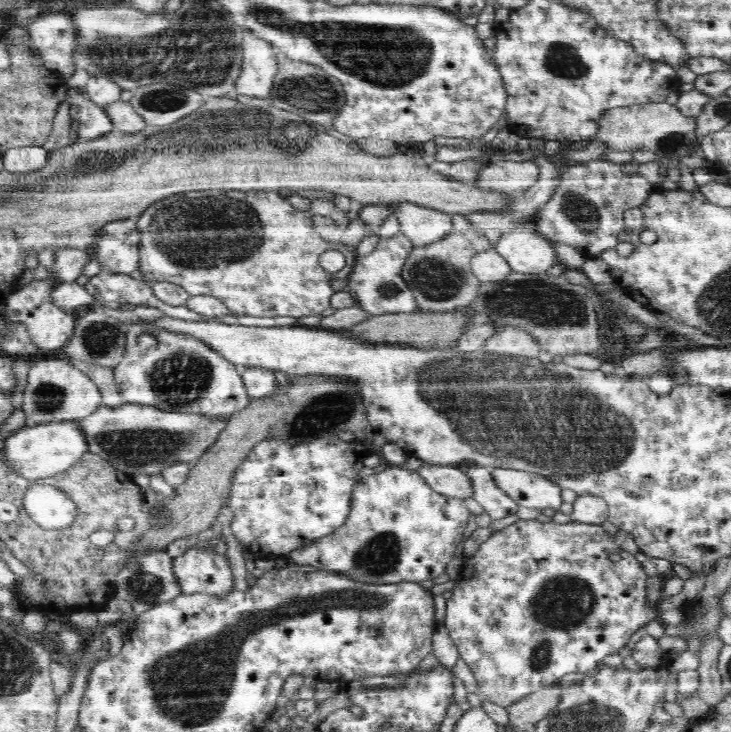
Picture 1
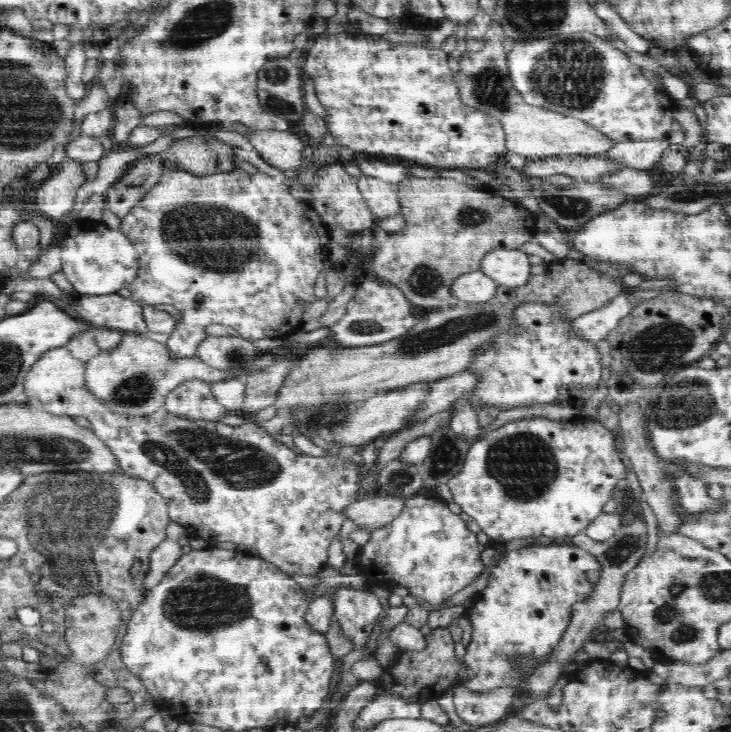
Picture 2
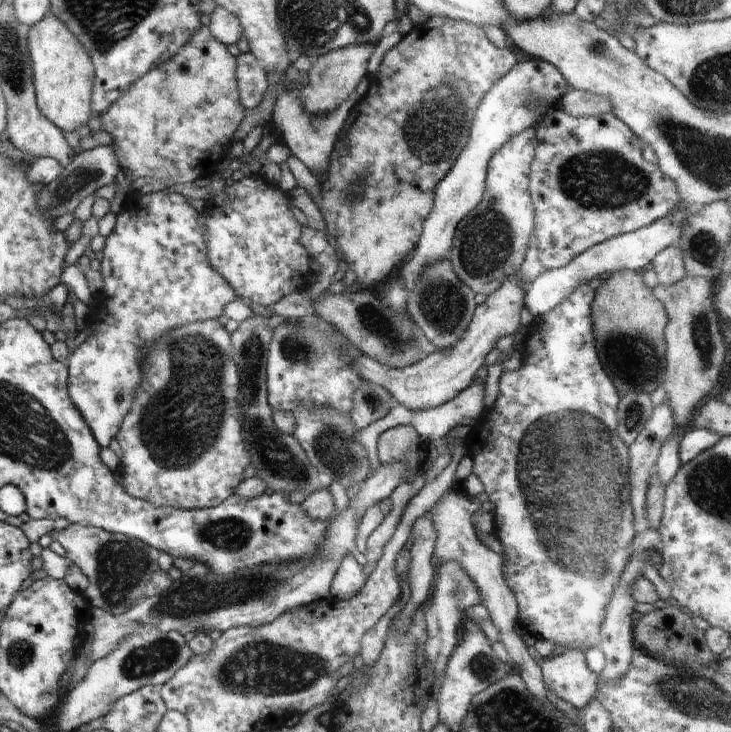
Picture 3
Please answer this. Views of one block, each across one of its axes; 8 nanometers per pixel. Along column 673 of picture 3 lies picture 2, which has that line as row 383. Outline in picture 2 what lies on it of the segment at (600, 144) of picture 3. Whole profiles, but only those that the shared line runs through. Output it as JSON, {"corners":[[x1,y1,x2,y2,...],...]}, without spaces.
{"corners":[[188,380,166,396,165,410,191,420,219,421,228,410,218,401,204,380]]}

